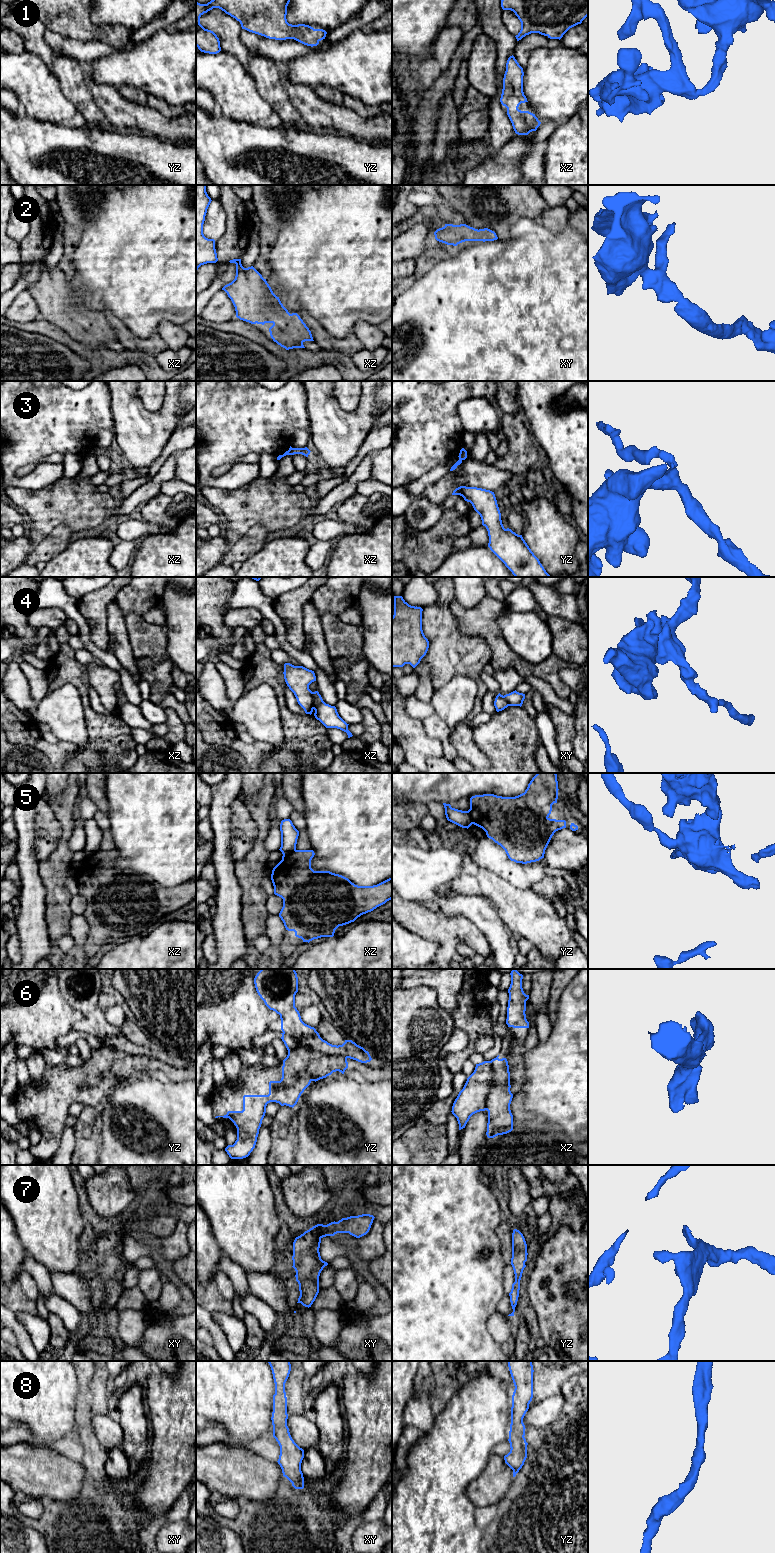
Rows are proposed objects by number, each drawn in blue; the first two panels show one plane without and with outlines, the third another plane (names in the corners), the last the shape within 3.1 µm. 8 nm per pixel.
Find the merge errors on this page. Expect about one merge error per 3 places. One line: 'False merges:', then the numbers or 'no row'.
False merges: 3, 4, 5, 6

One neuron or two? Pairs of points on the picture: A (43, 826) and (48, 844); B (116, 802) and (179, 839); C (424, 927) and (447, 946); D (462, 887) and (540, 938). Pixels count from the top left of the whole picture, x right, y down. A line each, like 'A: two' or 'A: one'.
A: one
B: one
C: one
D: one

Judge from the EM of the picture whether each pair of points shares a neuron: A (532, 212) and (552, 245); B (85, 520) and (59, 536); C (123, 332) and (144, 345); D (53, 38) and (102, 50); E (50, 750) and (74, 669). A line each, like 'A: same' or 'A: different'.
A: different
B: different
C: same
D: same
E: different

